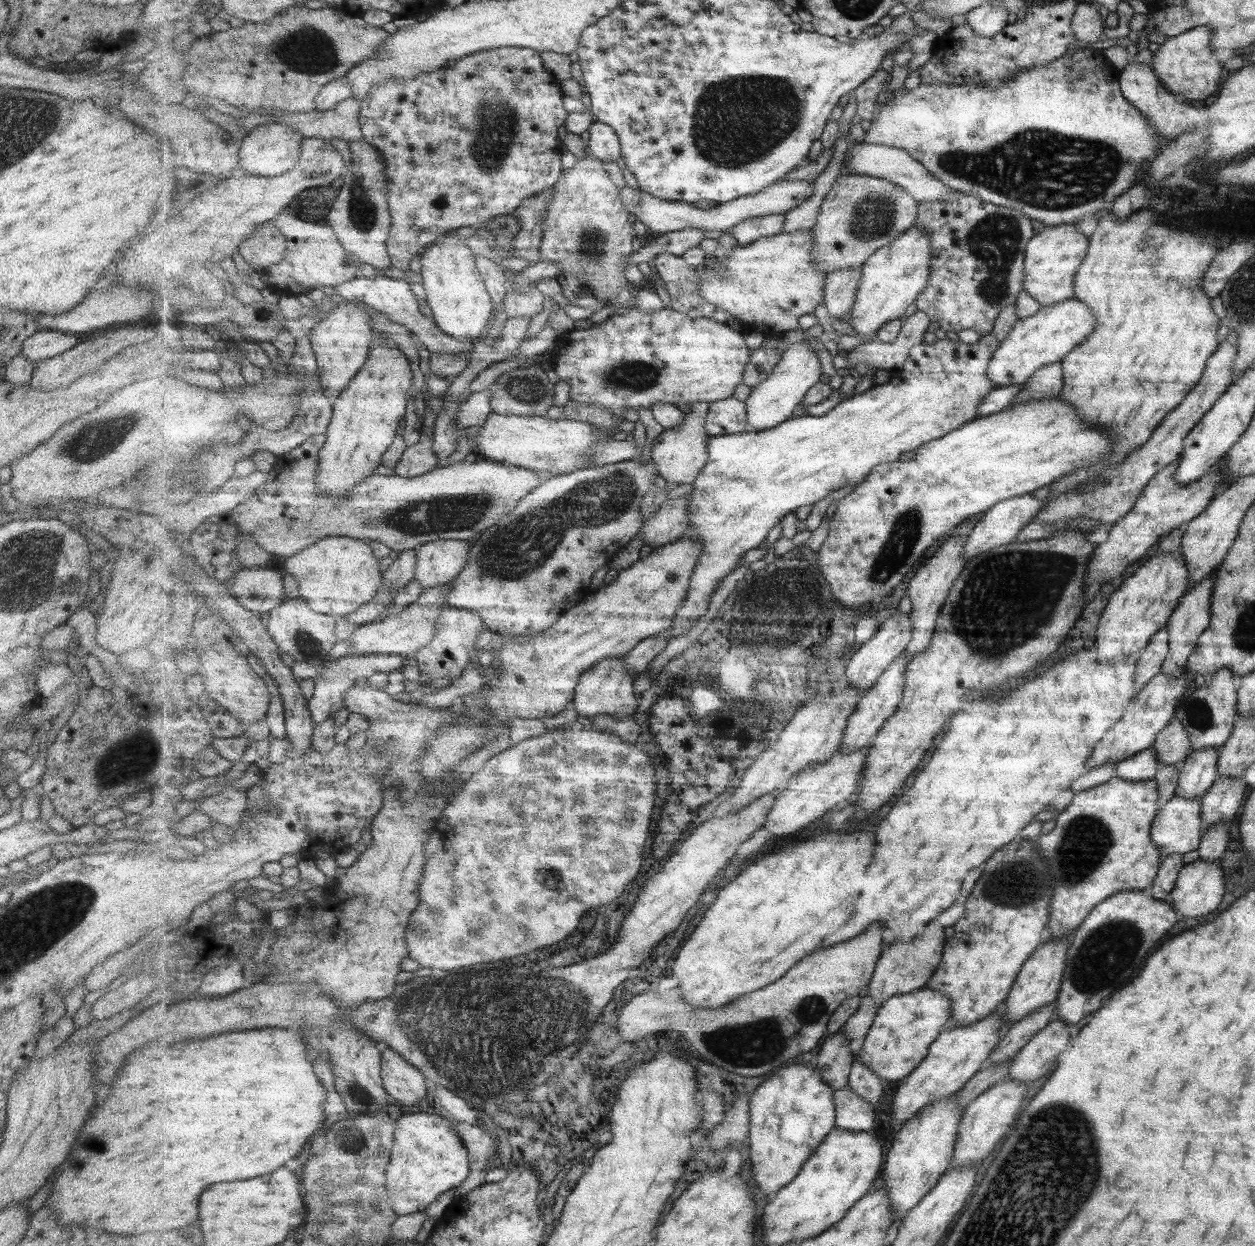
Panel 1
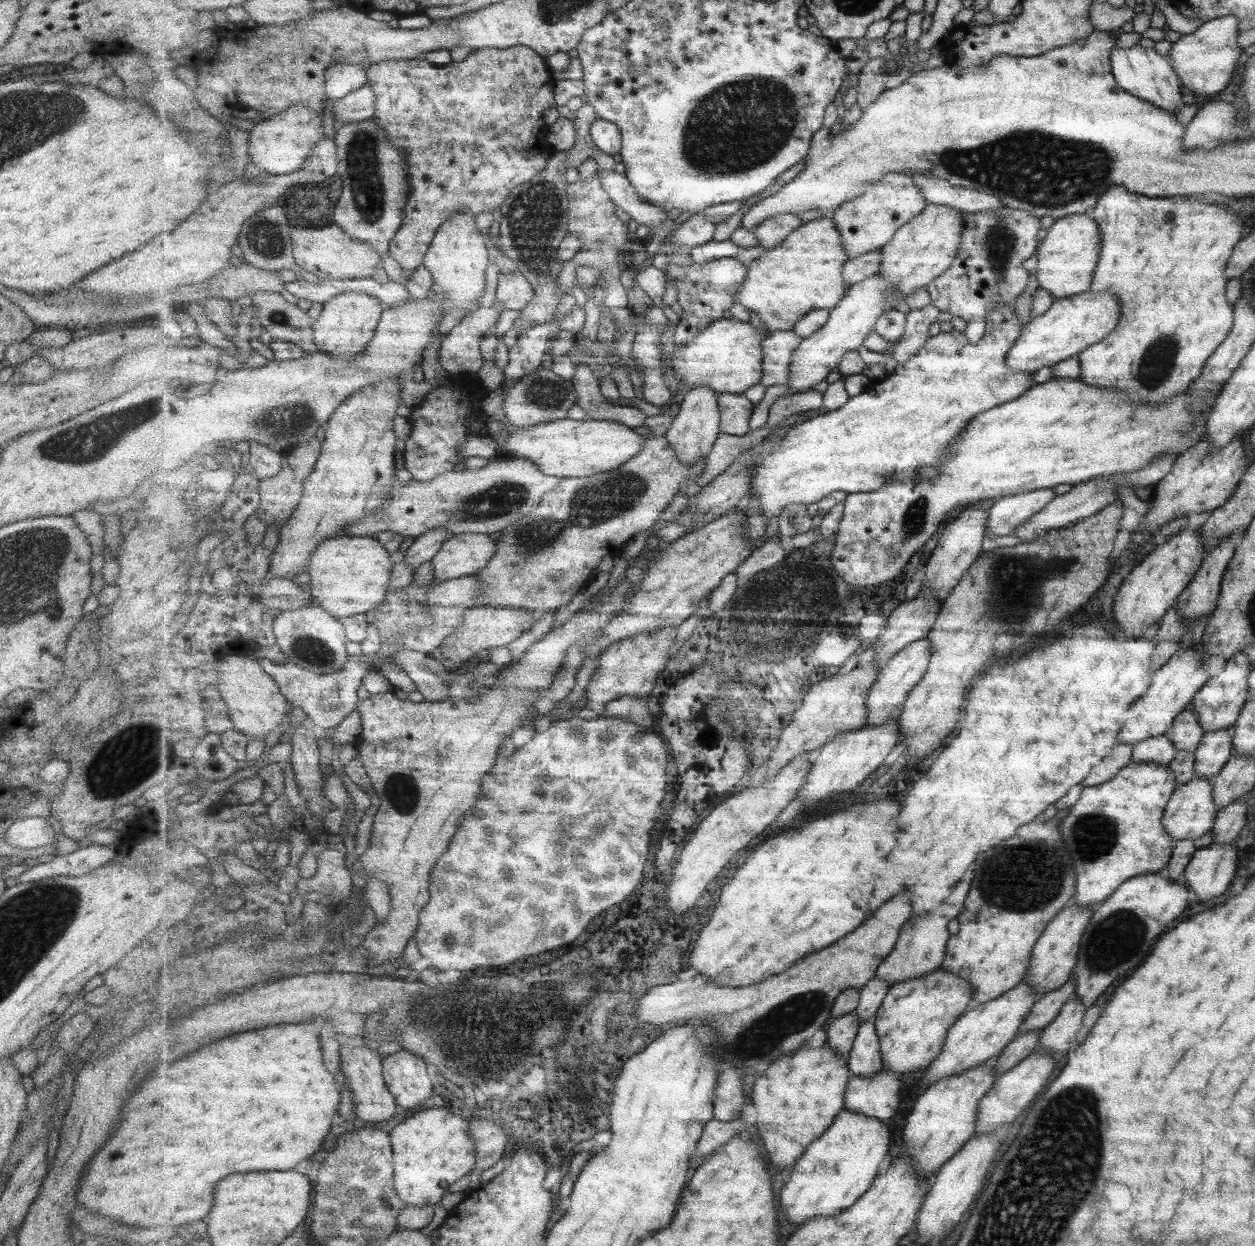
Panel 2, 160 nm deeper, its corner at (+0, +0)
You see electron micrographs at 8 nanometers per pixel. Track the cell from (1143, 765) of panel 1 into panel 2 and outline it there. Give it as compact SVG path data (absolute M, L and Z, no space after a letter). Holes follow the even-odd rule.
M1166 734L1146 738L1133 745L1129 763L1148 762L1165 766L1174 759L1176 751Z

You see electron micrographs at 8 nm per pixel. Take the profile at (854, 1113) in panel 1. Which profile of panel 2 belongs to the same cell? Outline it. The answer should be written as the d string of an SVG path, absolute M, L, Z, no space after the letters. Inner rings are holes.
M885 1070L870 1077L850 1077L846 1092L846 1108L859 1114L881 1119L893 1118L901 1106L903 1078L901 1073Z

